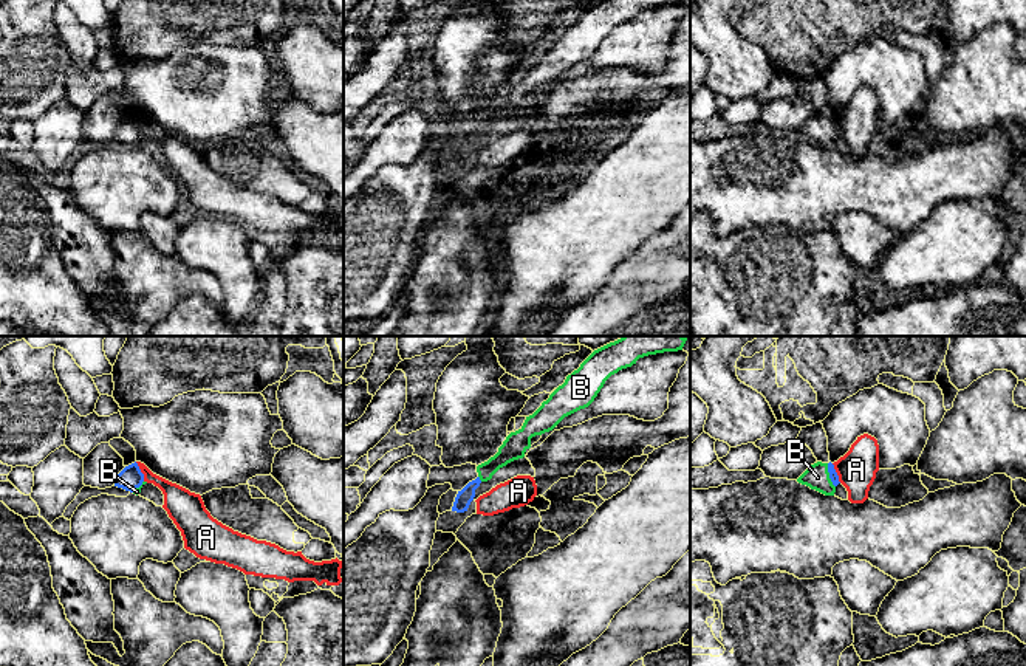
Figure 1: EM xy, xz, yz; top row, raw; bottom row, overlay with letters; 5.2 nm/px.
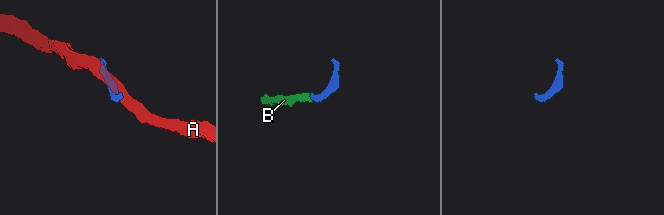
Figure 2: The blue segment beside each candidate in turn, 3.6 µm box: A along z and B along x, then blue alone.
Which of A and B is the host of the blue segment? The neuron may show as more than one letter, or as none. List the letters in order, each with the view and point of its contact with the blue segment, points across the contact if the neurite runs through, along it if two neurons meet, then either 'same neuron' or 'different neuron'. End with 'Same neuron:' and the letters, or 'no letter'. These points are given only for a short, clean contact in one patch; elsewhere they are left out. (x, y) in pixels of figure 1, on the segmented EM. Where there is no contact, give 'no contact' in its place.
A: meets blue in xy at (140, 471); different neuron
B: meets blue in yz at (830, 476); runs through yz (833, 474), (830, 476), (817, 477); same neuron
Same neuron: B

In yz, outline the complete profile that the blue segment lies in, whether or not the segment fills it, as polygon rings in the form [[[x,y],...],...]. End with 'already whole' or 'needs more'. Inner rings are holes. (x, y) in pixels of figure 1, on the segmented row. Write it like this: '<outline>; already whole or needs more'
[[[817,462],[797,479],[799,483],[809,486],[825,496],[834,496],[836,486],[840,483],[834,465]]]; needs more

